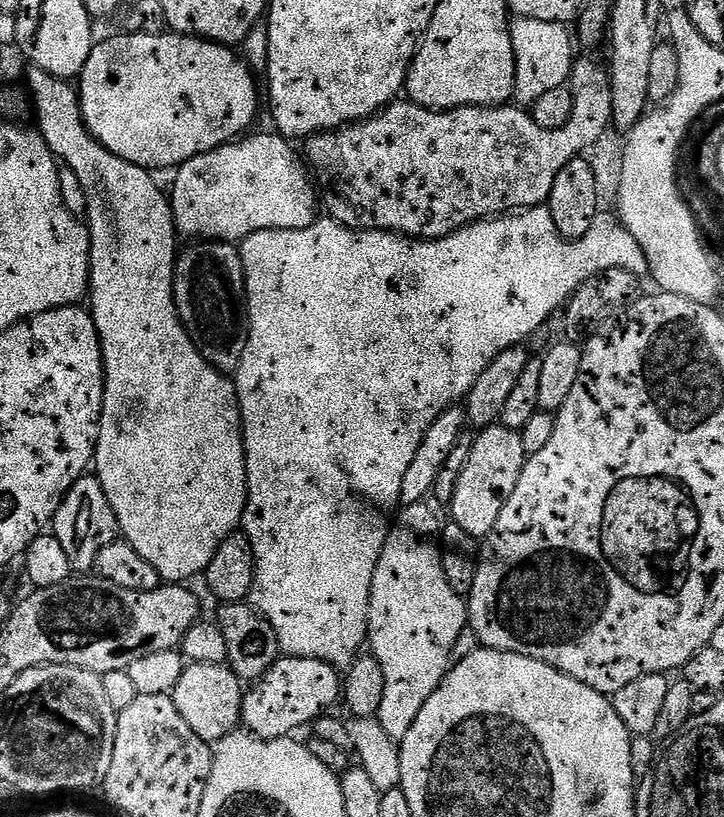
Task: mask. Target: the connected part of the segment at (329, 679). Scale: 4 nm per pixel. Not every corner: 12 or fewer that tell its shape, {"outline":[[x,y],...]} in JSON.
{"outline":[[284,656],[239,701],[251,735],[279,740],[325,711],[331,665]]}

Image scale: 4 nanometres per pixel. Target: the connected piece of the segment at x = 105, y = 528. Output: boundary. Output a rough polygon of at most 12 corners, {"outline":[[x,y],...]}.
{"outline":[[90,474],[63,493],[56,541],[73,569],[91,569],[118,536],[100,483]]}

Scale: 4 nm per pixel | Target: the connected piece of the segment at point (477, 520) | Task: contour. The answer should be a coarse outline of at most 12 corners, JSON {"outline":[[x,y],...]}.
{"outline":[[488,428],[452,488],[452,516],[483,538],[524,468],[519,431]]}

